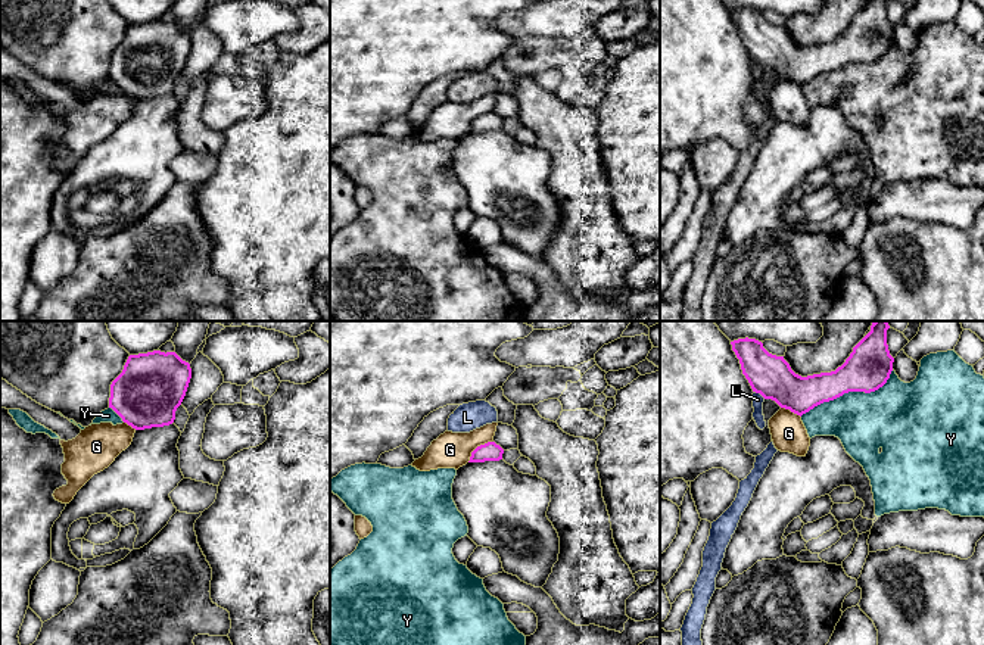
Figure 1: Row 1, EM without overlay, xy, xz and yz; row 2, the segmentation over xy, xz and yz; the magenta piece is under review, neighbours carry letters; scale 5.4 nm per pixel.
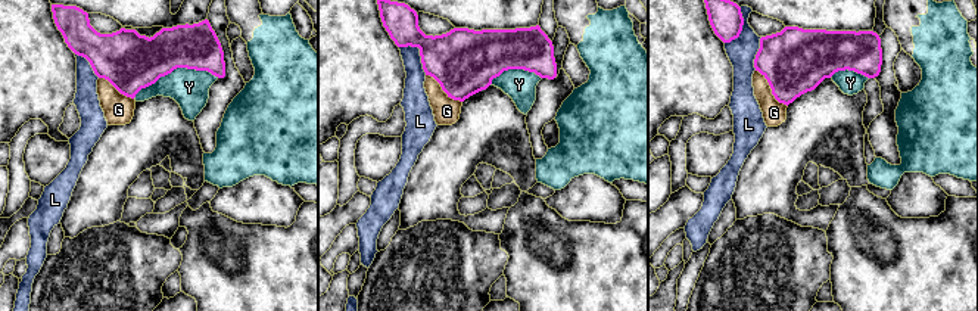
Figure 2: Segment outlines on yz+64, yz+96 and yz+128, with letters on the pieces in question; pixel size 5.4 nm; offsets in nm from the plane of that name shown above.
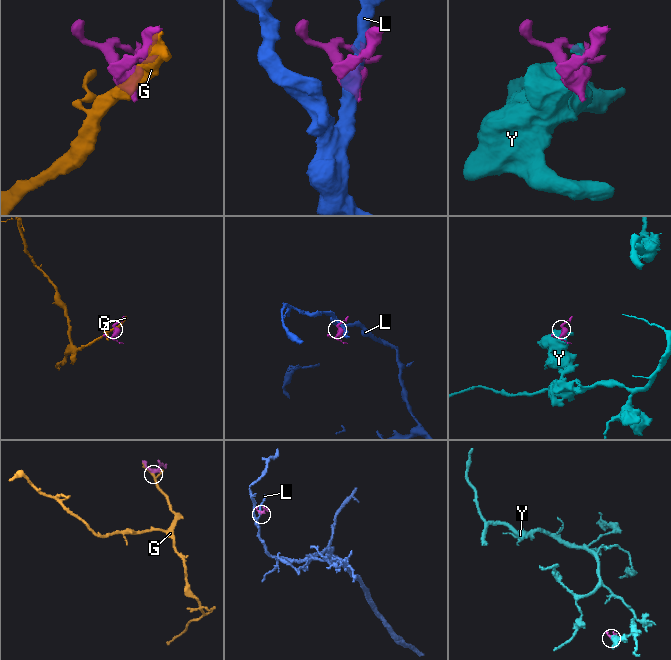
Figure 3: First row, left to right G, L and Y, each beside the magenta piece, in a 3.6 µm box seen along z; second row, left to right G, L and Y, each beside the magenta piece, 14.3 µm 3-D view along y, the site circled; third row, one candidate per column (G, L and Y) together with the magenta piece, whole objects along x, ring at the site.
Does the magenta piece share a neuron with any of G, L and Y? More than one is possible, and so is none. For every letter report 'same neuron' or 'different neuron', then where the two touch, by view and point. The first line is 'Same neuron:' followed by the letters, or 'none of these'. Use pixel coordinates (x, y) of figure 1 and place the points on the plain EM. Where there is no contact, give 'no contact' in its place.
Same neuron: none of these
G: different neuron | xz (476, 118)
L: different neuron | yz (760, 64)
Y: different neuron | yz (849, 61)

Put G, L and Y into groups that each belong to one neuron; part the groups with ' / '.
G / L / Y

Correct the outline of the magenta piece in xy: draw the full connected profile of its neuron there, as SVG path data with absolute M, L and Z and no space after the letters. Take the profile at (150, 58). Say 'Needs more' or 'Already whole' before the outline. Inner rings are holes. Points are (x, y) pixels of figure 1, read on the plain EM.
Already whole. M153 21L130 25L122 43L110 54L109 78L136 100L169 96L191 49L190 34L175 22Z

